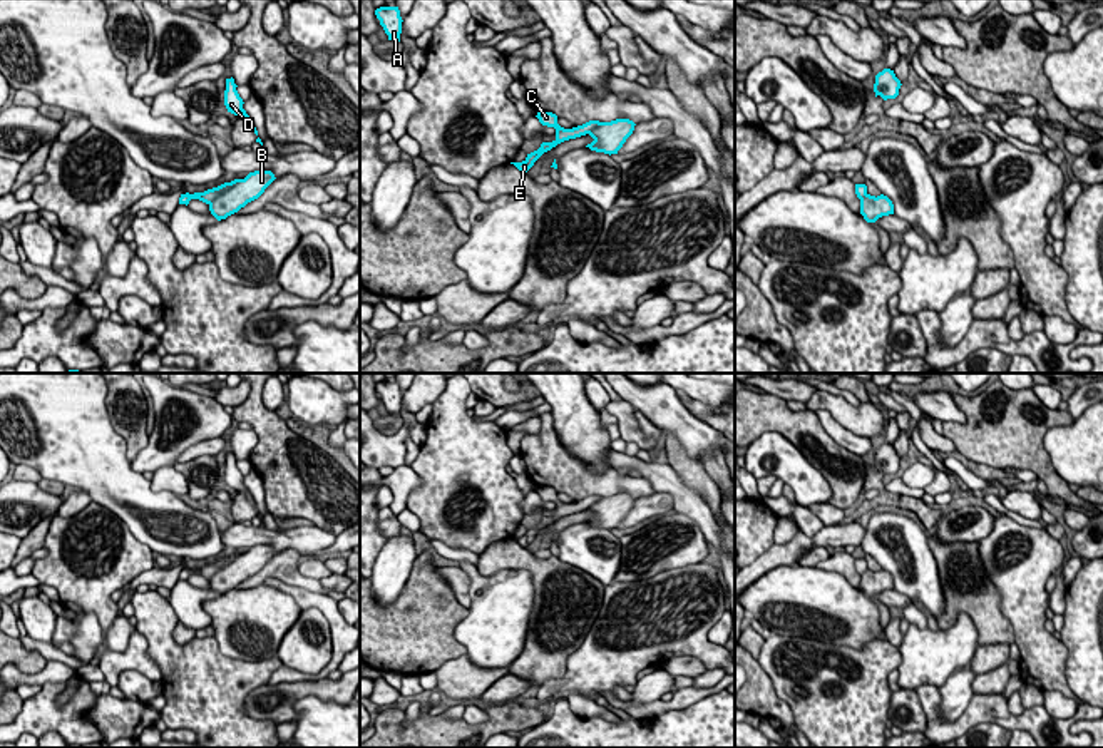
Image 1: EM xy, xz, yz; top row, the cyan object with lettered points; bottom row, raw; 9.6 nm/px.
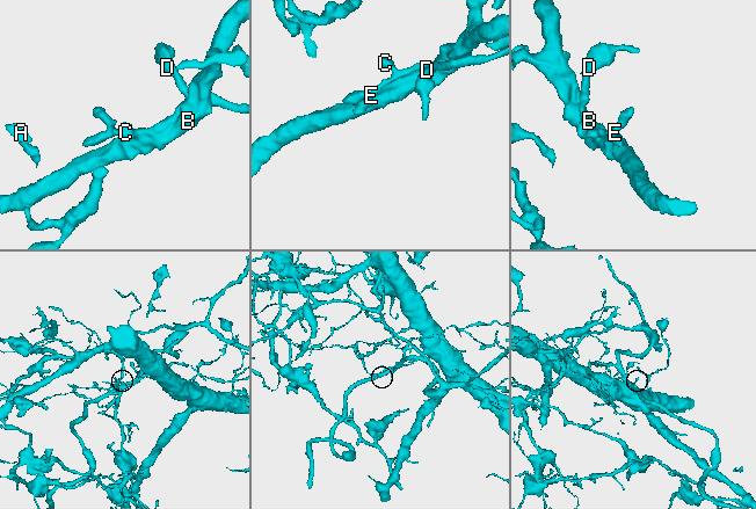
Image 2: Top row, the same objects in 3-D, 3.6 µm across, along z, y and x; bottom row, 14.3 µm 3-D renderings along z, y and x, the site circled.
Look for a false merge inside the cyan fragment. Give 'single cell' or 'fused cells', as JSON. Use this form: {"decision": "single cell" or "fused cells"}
{"decision": "fused cells"}

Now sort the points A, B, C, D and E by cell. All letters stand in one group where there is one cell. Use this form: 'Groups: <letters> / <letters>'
Groups: A C D E / B

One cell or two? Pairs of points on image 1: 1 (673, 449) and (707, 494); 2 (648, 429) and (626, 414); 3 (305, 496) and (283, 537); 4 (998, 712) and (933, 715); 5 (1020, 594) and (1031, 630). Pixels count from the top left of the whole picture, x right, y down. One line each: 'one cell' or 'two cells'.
1: one cell
2: two cells
3: two cells
4: one cell
5: one cell

